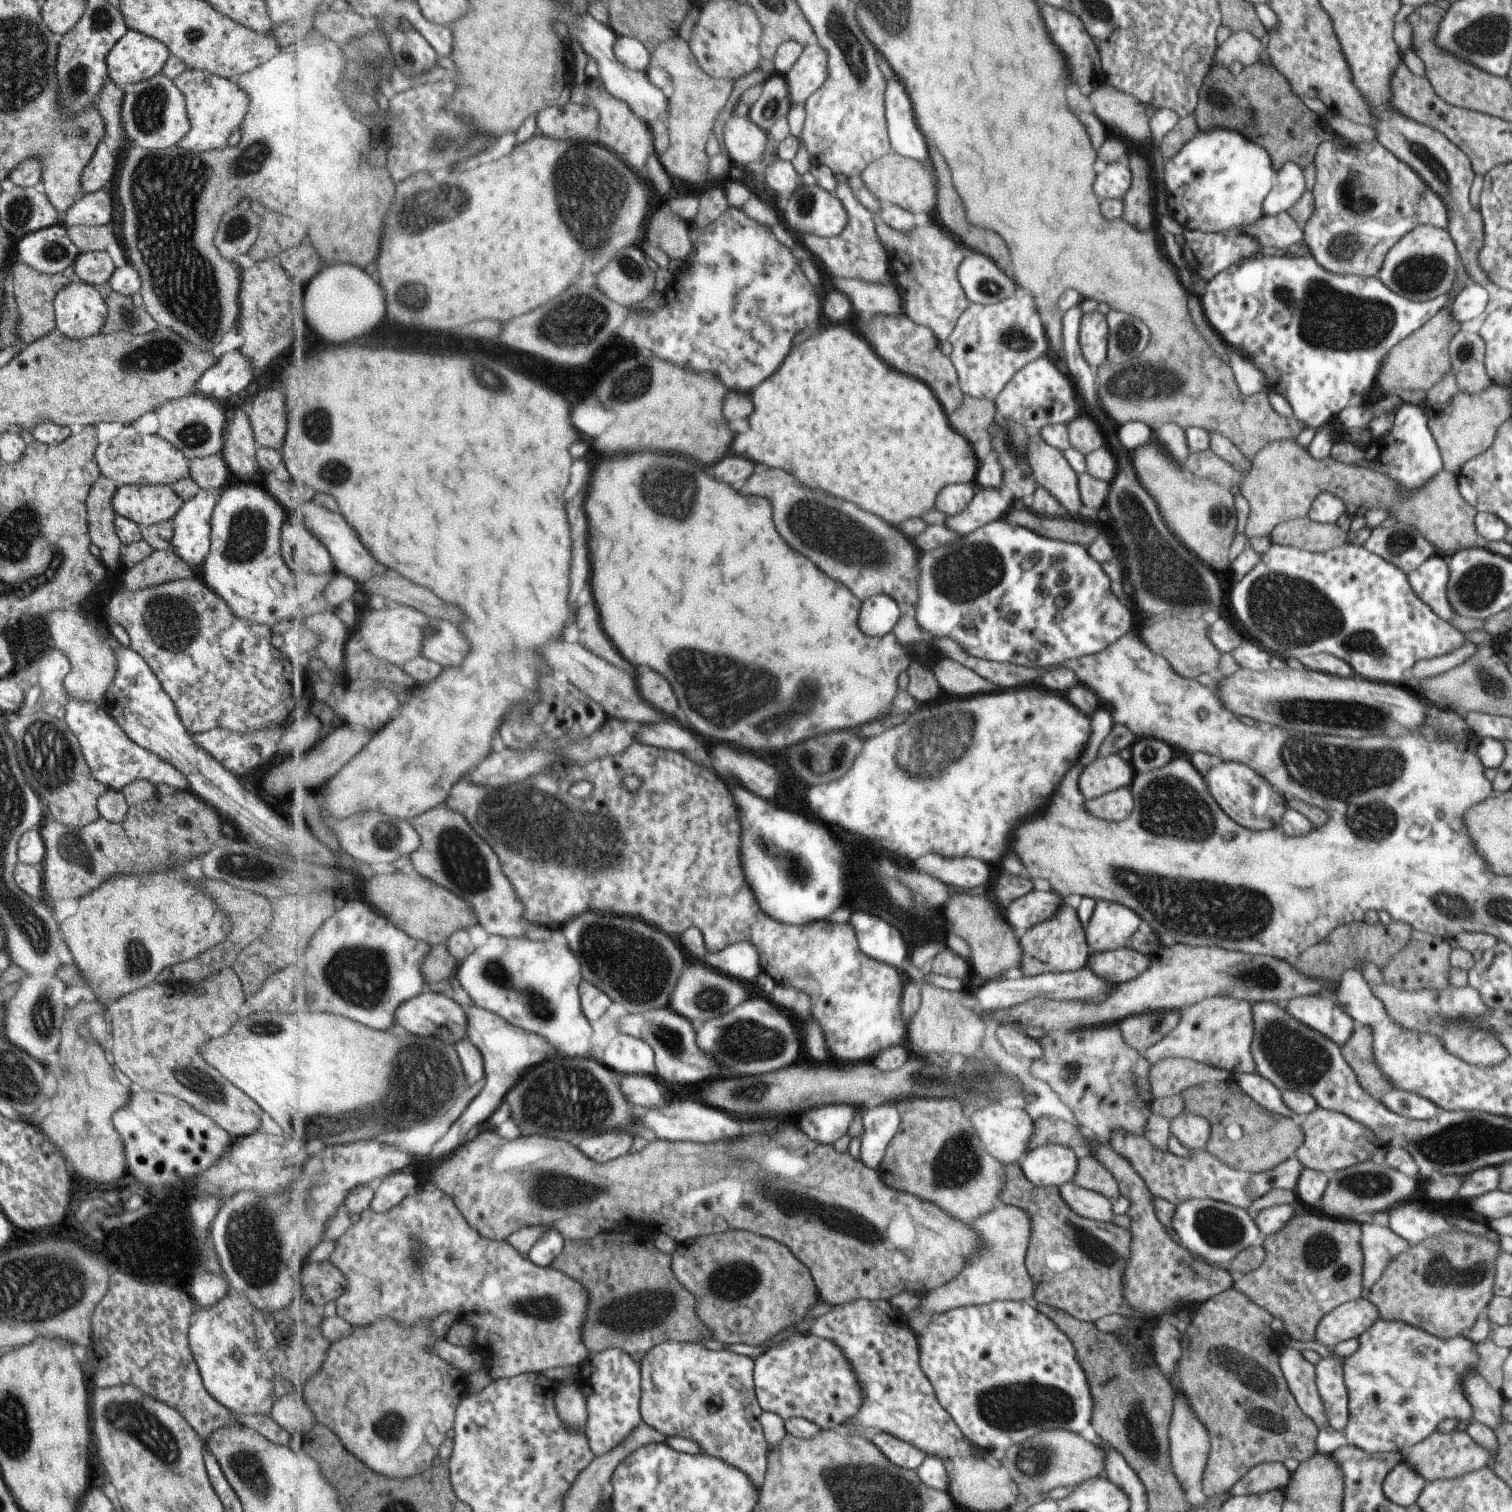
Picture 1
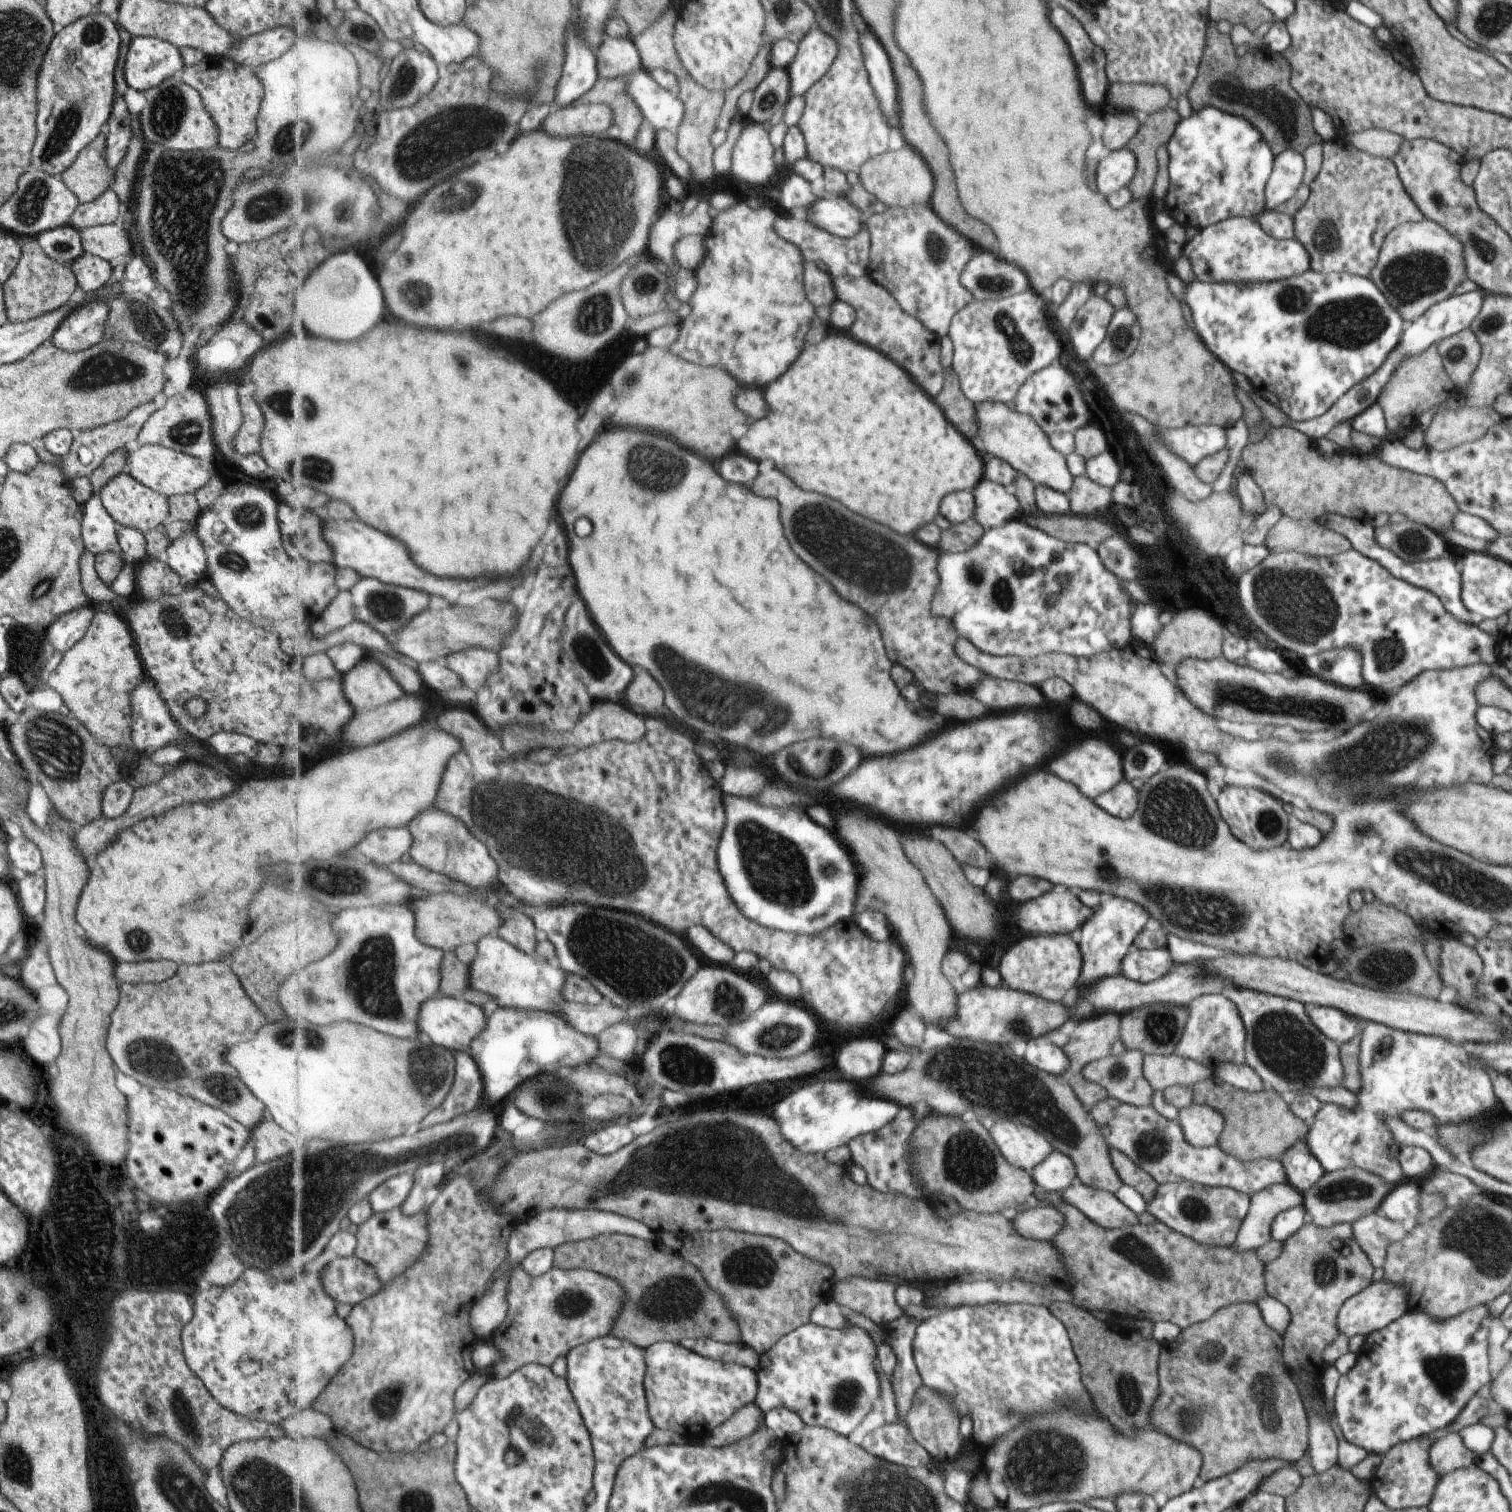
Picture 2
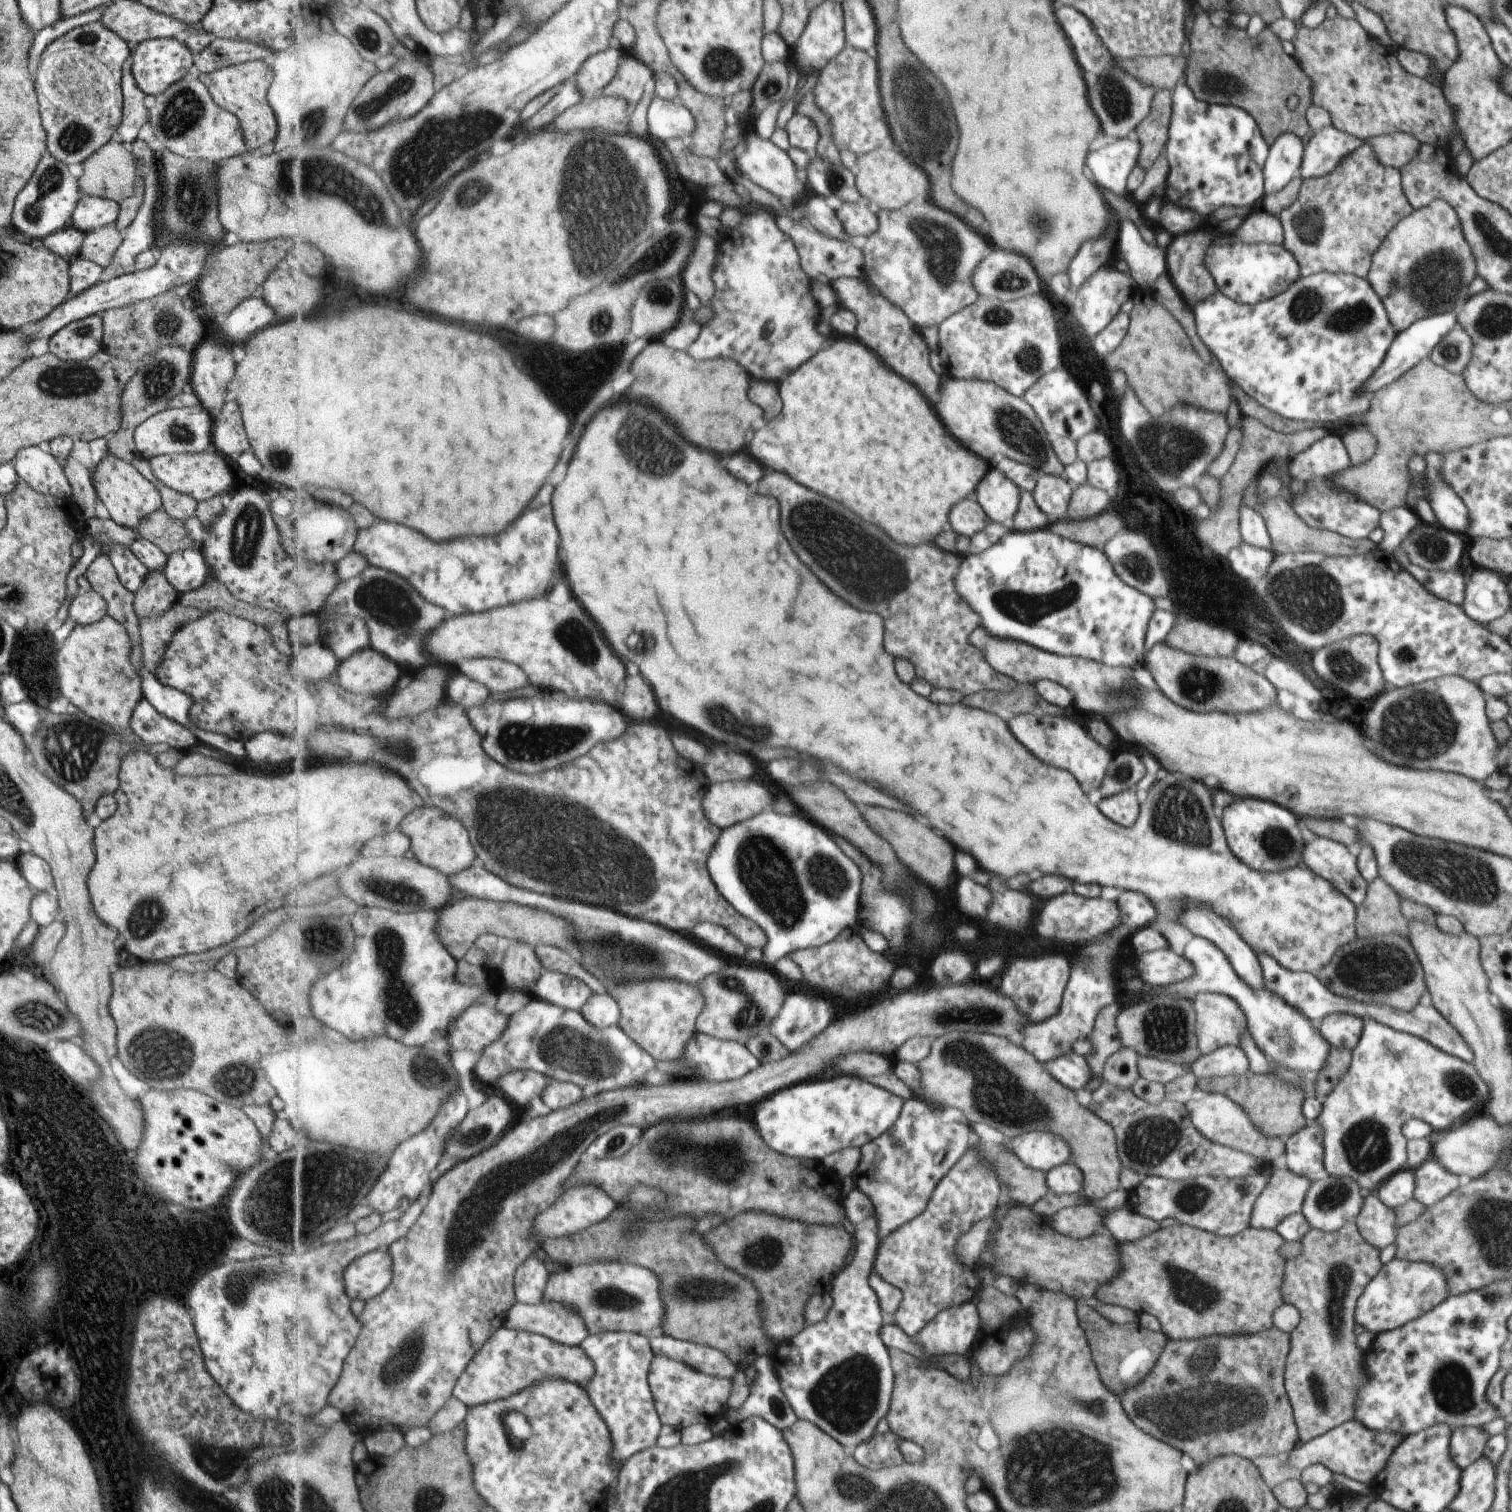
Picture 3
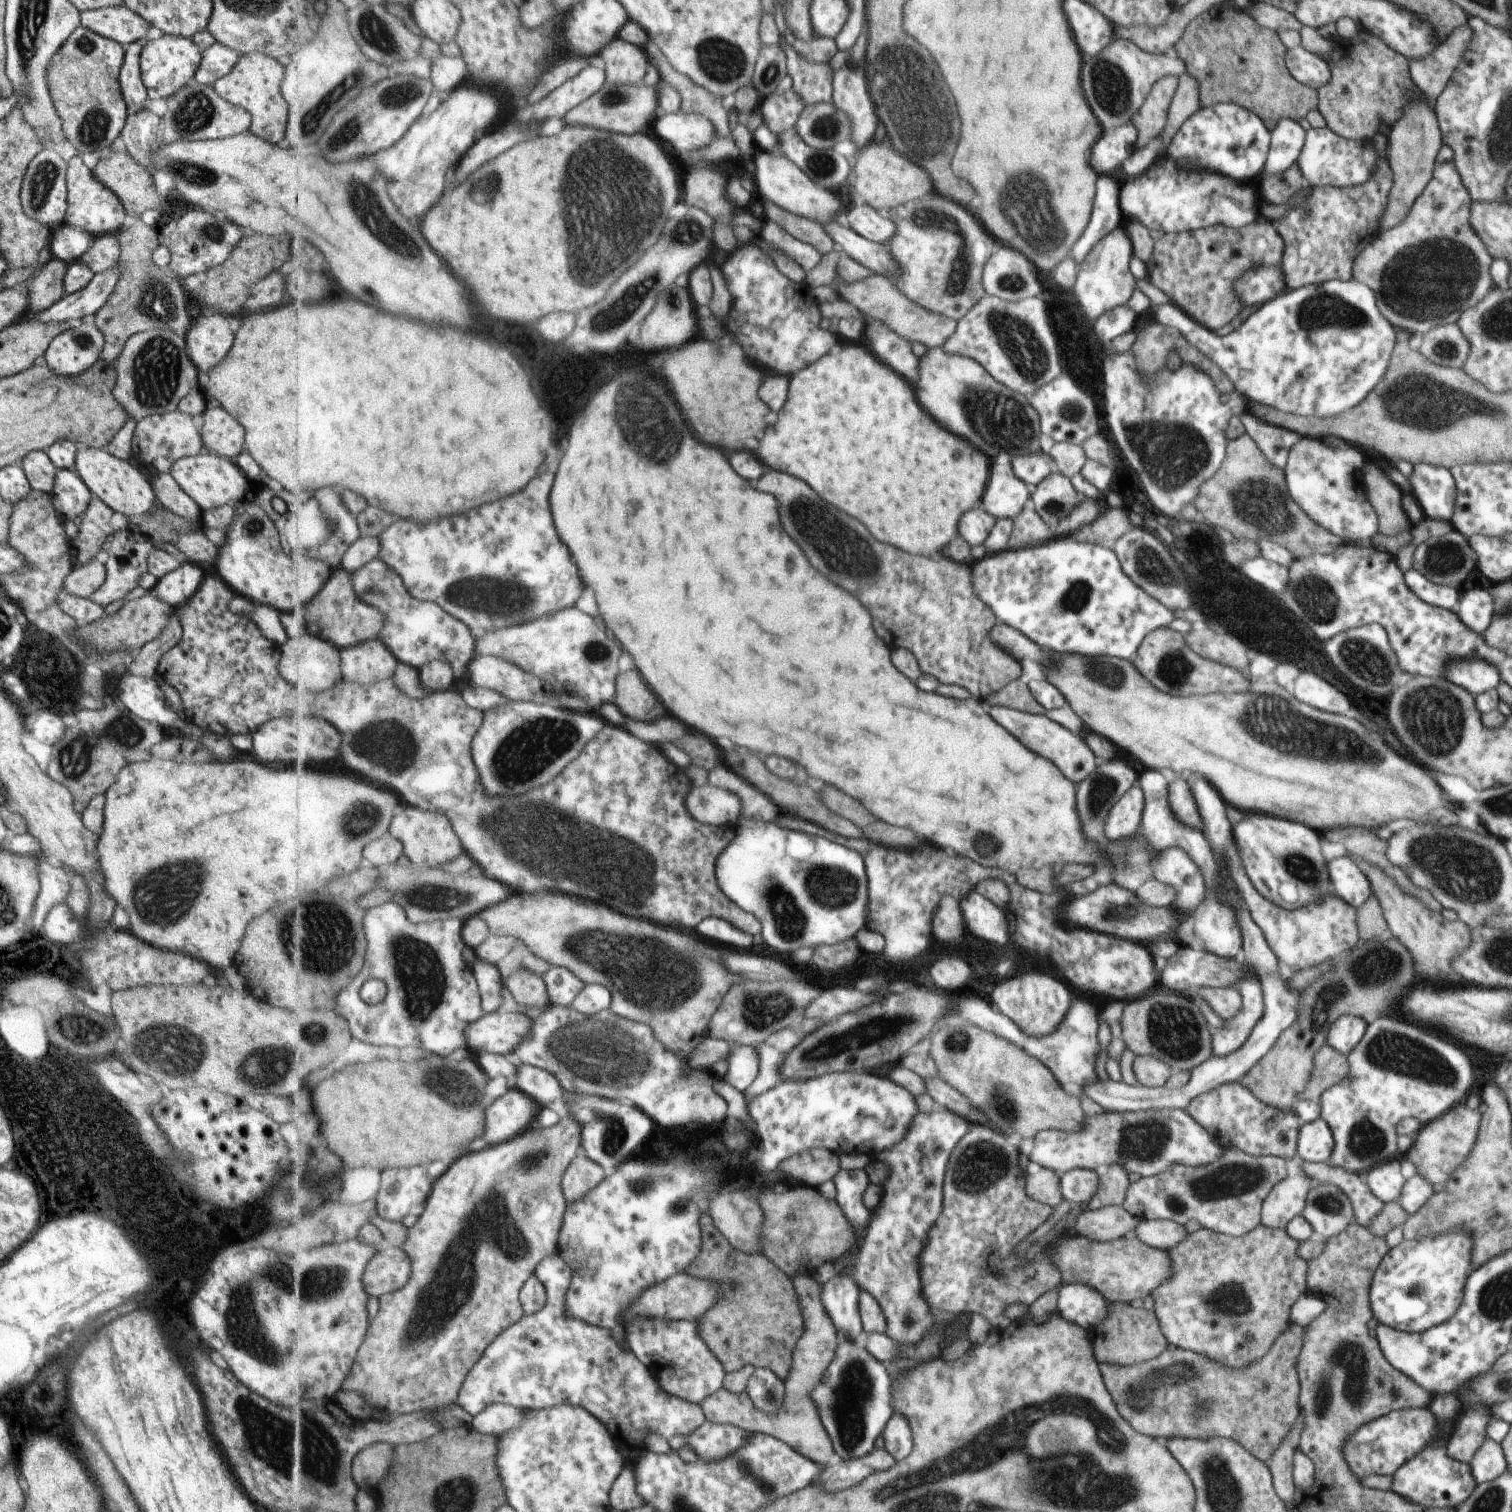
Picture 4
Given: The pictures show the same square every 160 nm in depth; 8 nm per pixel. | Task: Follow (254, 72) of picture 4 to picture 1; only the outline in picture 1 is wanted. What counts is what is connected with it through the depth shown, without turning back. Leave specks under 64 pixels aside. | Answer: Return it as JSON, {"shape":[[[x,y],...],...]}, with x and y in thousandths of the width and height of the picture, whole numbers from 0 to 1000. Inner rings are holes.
{"shape":[[[122,46],[114,52],[114,54],[122,62],[123,76],[126,81],[124,88],[116,97],[131,102],[150,97],[151,89],[155,85],[159,85],[161,77],[166,69],[164,62],[157,58],[156,54],[132,46]]]}

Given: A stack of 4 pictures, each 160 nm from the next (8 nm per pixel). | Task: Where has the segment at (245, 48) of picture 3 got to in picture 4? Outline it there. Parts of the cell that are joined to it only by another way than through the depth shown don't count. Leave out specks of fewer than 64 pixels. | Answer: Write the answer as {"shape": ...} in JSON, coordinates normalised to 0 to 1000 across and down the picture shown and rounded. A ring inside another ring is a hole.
{"shape":[[[142,28],[133,35],[132,44],[128,52],[132,56],[140,56],[152,47],[157,38],[152,32]]]}

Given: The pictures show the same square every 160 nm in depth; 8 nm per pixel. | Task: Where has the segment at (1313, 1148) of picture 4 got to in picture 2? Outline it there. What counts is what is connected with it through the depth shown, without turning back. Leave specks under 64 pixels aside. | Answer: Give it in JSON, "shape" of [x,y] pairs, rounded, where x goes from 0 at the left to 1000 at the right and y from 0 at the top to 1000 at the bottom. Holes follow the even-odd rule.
{"shape":[[[860,753],[853,758],[846,767],[849,776],[851,777],[851,782],[862,790],[868,782],[872,780],[876,776],[875,772],[866,762],[864,755]]]}

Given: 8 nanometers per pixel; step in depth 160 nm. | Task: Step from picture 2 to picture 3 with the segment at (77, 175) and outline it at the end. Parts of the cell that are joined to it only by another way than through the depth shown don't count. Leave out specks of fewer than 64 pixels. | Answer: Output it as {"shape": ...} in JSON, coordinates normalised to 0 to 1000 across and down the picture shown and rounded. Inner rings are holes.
{"shape":[[[73,93],[55,107],[55,115],[50,118],[55,129],[68,130],[77,134],[82,133],[89,128],[90,117],[92,116],[86,99],[79,94]]]}

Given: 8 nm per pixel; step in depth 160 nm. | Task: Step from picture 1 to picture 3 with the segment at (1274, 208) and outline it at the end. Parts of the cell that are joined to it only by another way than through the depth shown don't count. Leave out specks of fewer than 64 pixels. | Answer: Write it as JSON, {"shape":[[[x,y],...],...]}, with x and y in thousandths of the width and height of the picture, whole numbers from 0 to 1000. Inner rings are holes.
{"shape":[[[847,88],[839,99],[836,110],[836,125],[837,128],[847,126],[854,117],[859,116],[862,96],[860,92],[854,88]]]}

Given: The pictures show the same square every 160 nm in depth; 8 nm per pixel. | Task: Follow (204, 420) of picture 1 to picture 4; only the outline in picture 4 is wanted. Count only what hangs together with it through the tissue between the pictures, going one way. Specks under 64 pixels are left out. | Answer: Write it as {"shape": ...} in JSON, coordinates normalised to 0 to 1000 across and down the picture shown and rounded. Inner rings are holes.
{"shape":[[[116,271],[114,272],[103,273],[91,277],[86,291],[87,302],[92,304],[93,307],[101,308],[104,313],[112,313],[113,308],[118,303],[130,301],[133,298],[132,286],[128,282],[126,276]]]}

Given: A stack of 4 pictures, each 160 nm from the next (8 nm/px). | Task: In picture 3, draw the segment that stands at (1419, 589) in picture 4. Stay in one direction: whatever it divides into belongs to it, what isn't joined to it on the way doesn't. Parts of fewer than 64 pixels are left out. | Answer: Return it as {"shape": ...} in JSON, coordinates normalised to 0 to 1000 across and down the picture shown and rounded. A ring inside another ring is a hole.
{"shape":[[[937,374],[928,375],[945,393],[966,401],[968,395],[968,384],[965,378],[943,378]]]}

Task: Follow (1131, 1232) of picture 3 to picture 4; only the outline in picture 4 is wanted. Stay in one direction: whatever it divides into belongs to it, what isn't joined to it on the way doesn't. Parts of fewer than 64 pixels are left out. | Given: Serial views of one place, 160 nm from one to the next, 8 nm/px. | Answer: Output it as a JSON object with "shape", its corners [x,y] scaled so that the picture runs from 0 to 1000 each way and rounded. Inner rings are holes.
{"shape":[[[756,806],[753,807],[748,817],[752,818],[761,825],[772,827],[778,825],[786,816],[782,810],[769,806]]]}

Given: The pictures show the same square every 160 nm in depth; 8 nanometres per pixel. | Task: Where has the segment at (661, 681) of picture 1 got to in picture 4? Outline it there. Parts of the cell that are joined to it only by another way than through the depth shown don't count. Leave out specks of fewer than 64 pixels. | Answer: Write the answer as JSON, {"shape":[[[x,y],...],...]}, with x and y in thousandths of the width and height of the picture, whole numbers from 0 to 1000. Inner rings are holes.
{"shape":[[[422,442],[411,445],[407,454],[406,466],[413,474],[432,478],[442,471]]]}

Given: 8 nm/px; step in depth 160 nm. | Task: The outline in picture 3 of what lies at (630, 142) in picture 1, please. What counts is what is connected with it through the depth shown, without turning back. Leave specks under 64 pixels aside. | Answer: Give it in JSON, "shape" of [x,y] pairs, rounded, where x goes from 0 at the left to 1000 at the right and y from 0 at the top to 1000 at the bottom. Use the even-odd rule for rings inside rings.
{"shape":[[[415,33],[411,40],[411,45],[407,53],[397,62],[412,65],[418,72],[420,72],[423,66],[425,66],[428,58],[430,58],[429,56],[433,52],[433,49],[429,43],[425,42]]]}

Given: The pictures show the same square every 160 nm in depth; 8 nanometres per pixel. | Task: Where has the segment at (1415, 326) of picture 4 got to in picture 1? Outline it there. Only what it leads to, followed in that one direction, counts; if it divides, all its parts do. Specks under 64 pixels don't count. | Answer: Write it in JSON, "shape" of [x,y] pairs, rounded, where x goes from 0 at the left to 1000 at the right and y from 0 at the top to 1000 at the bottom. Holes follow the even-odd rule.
{"shape":[[[938,149],[929,154],[918,165],[909,183],[919,192],[928,197],[936,200],[946,199],[961,192],[961,185],[964,183],[964,180],[966,180],[964,167],[963,162],[957,152],[946,149]]]}

